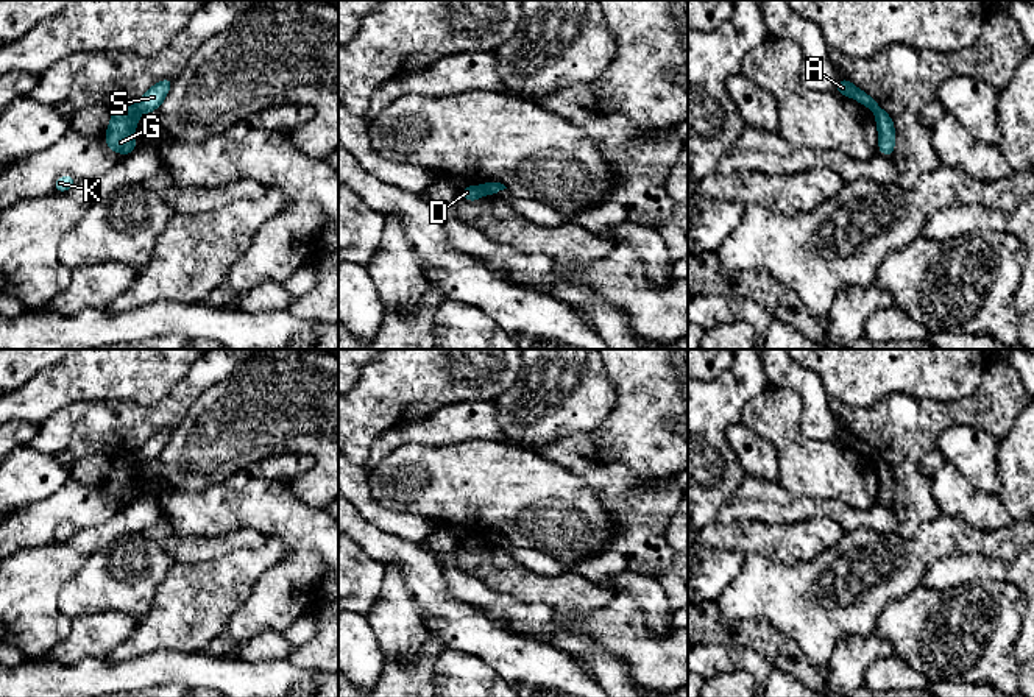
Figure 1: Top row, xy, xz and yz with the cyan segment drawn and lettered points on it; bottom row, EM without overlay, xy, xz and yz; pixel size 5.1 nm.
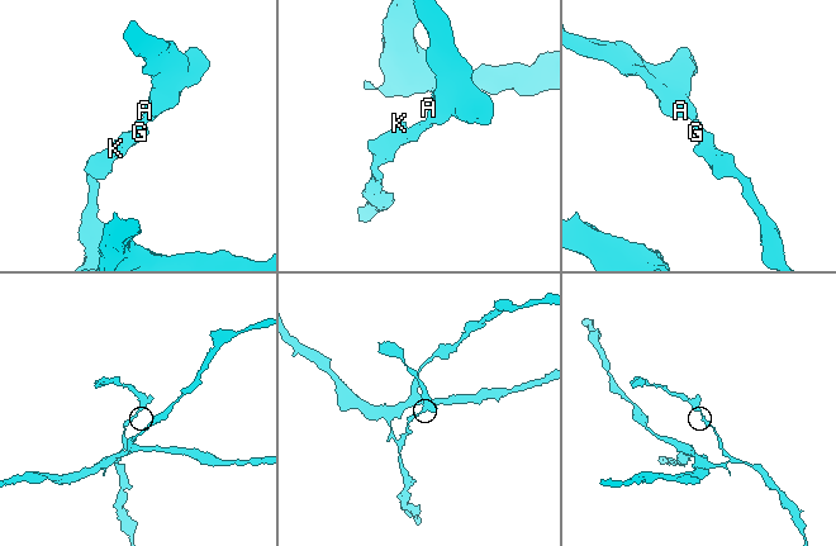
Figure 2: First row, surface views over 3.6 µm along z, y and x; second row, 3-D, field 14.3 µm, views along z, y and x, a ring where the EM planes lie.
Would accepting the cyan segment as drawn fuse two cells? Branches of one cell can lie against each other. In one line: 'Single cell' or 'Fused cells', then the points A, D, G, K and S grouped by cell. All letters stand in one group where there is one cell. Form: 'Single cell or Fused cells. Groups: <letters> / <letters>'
Fused cells. Groups: A S / D G K

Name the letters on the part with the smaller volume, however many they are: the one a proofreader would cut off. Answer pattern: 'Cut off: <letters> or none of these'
Cut off: A, S

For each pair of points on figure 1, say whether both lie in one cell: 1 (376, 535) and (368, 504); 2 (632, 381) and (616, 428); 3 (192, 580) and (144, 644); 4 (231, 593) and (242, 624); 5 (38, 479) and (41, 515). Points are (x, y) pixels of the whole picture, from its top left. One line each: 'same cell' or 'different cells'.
1: different cells
2: same cell
3: same cell
4: different cells
5: different cells

